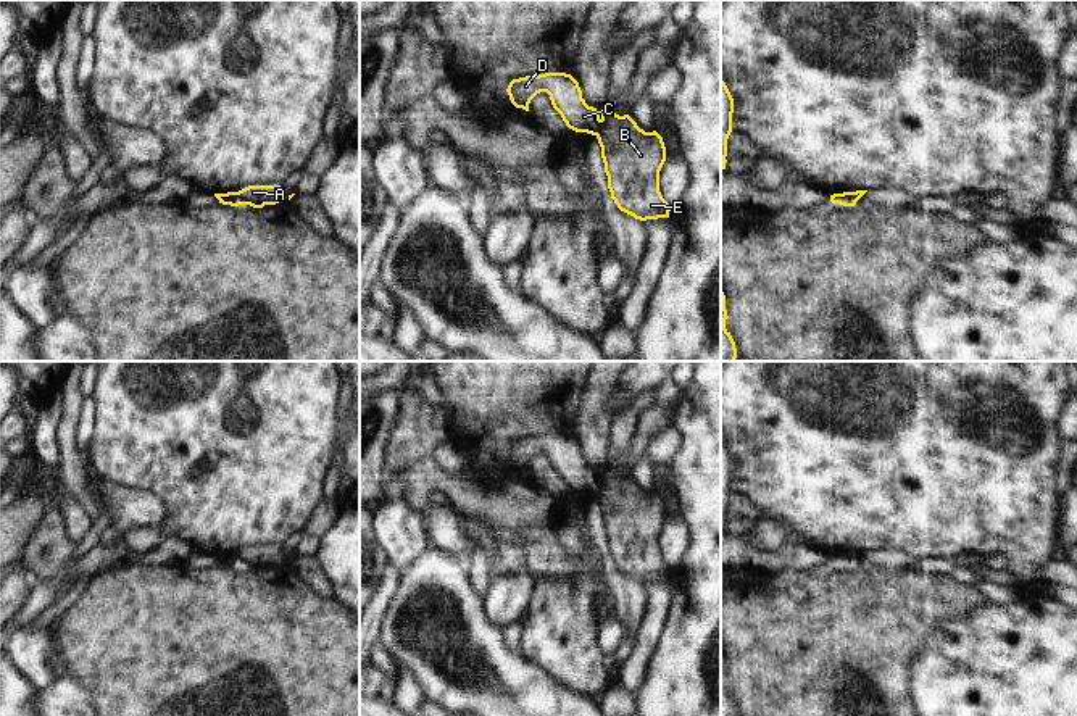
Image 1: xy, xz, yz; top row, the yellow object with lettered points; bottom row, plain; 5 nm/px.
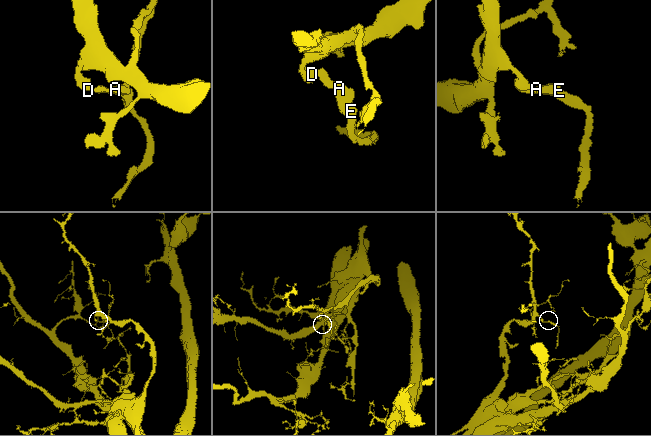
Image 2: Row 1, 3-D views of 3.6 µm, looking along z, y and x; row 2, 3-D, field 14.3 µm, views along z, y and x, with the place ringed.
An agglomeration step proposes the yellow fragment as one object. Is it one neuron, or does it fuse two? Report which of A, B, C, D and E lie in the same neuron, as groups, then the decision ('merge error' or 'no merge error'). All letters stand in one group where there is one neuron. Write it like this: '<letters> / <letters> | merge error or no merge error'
A B E / C D | merge error

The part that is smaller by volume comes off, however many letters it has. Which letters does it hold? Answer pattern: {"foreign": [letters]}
{"foreign": ["A", "B", "E"]}

